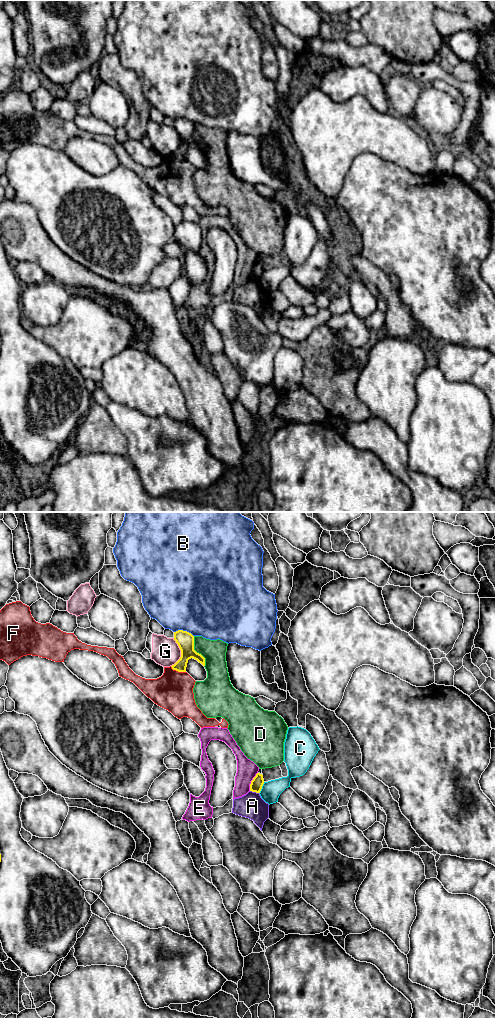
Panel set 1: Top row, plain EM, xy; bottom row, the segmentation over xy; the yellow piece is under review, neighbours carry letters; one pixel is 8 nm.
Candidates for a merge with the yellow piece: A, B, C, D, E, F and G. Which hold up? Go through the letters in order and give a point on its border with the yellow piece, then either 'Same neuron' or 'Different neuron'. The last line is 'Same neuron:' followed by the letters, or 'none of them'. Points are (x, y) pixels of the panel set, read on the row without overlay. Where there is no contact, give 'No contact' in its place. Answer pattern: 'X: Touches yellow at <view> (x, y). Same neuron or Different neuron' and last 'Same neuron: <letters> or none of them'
A: Touches yellow at xy (254, 279). Different neuron
B: Touches yellow at xy (184, 119). Different neuron
C: Touches yellow at xy (261, 276). Different neuron
D: Touches yellow at xy (196, 140). Different neuron
E: Touches yellow at xy (251, 269). Different neuron
F: Touches yellow at xy (178, 159). Different neuron
G: Touches yellow at xy (181, 140). Different neuron
Same neuron: none of them

